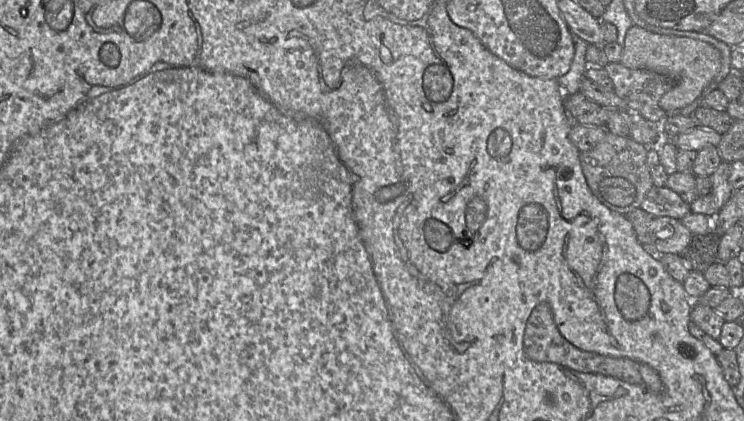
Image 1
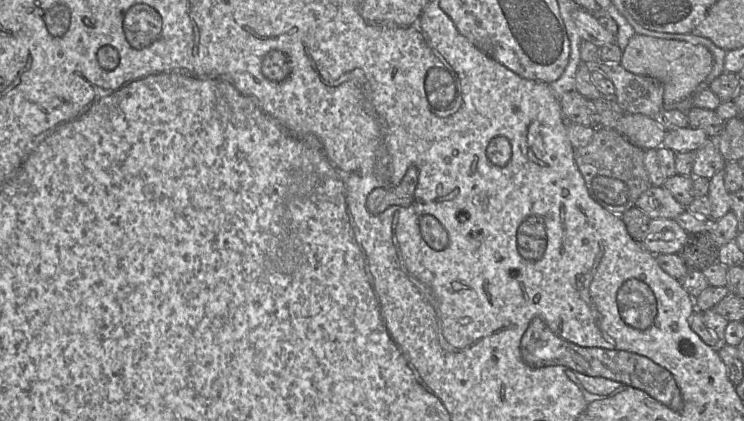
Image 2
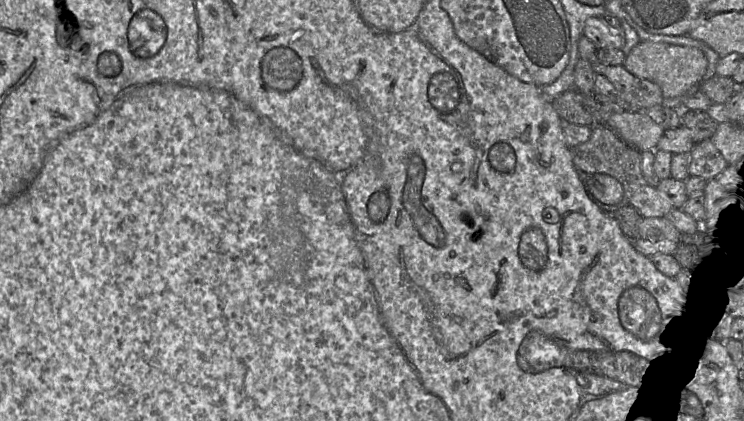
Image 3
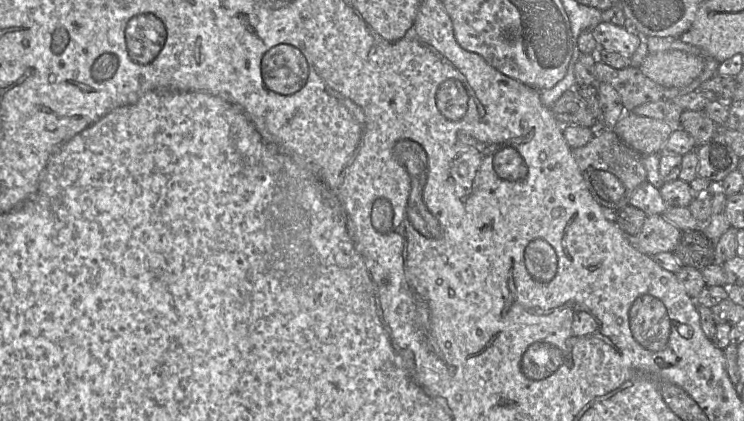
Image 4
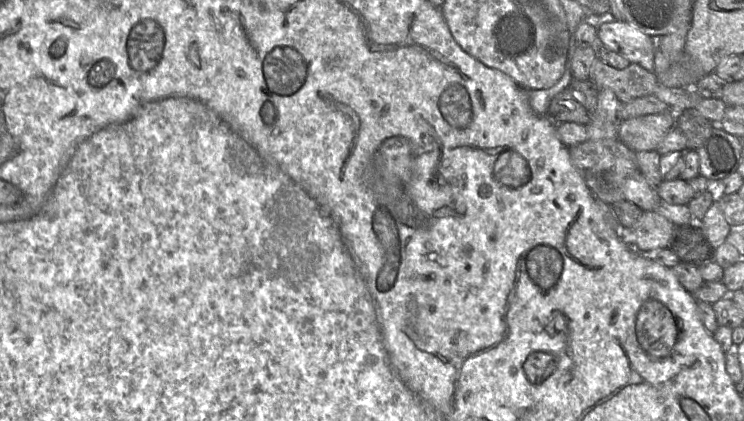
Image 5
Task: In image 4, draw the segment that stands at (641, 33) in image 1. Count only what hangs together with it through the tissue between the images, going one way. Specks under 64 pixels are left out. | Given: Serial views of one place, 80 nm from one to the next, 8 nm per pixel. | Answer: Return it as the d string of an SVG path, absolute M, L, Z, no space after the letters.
M679 50L648 54L639 66L647 78L665 88L681 87L704 70L701 58Z

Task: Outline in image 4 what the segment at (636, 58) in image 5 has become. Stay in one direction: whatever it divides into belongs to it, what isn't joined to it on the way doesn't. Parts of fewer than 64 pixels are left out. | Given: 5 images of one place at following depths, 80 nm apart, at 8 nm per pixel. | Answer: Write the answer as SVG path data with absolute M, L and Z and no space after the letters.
M601 21L592 31L596 42L604 49L618 52L626 58L631 58L640 45L640 38L624 26L616 26L610 22Z

